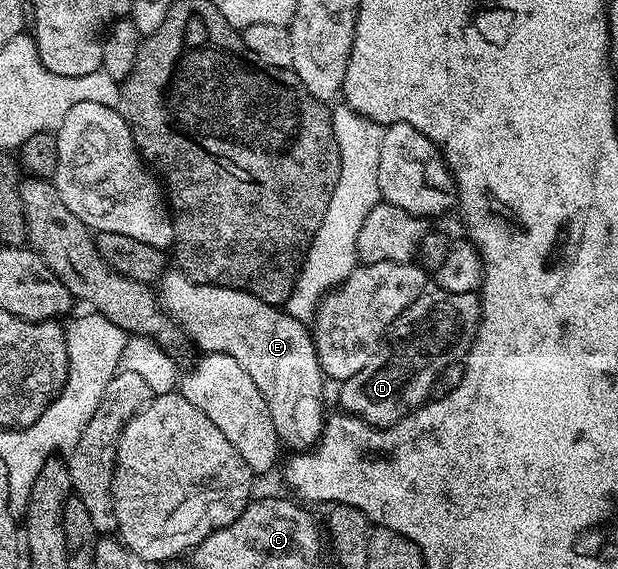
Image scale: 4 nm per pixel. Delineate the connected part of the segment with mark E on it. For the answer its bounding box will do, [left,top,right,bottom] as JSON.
[156,268,328,452]

